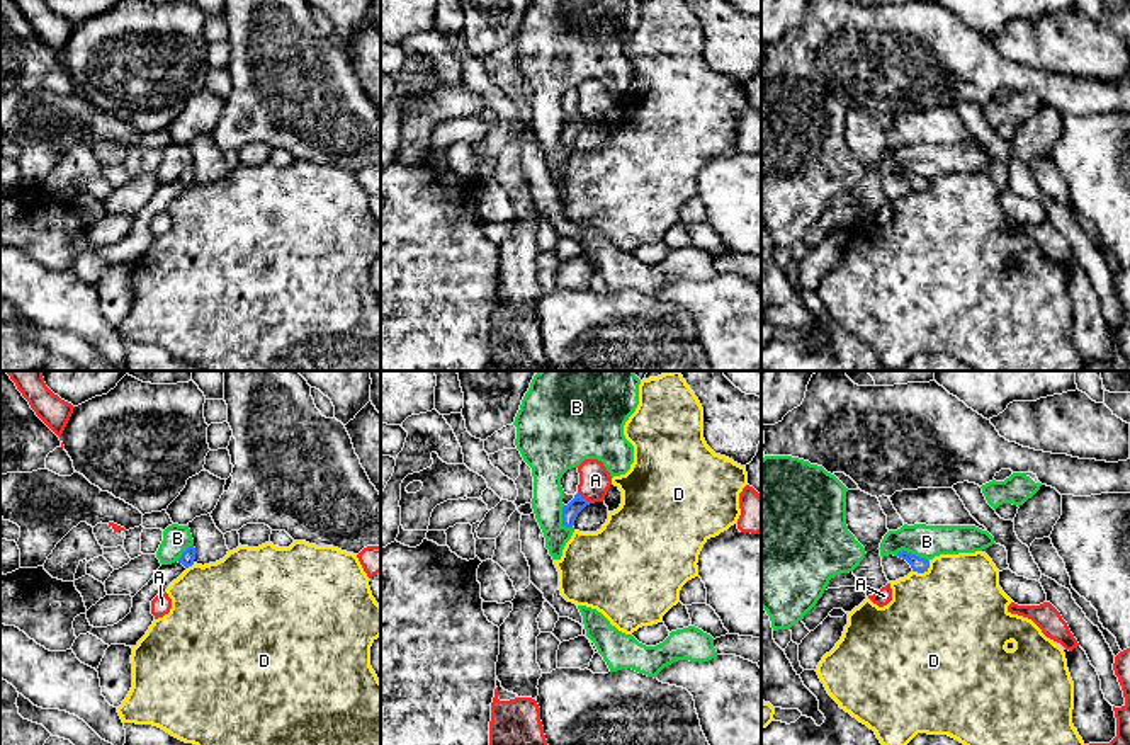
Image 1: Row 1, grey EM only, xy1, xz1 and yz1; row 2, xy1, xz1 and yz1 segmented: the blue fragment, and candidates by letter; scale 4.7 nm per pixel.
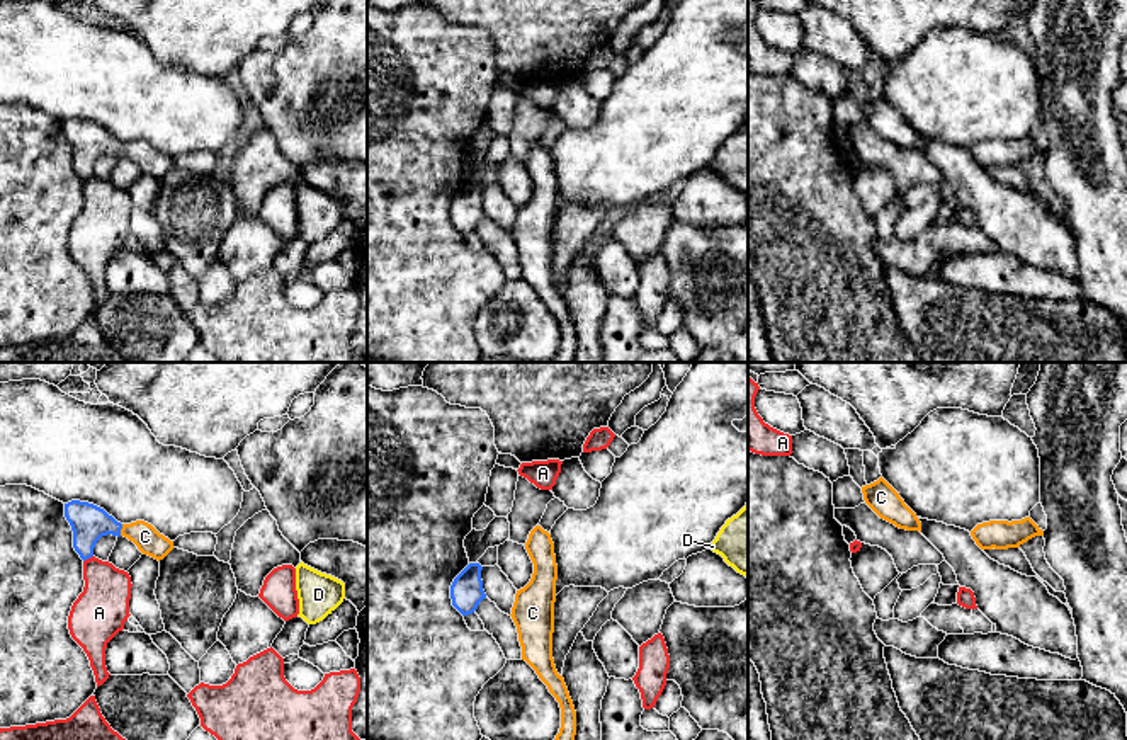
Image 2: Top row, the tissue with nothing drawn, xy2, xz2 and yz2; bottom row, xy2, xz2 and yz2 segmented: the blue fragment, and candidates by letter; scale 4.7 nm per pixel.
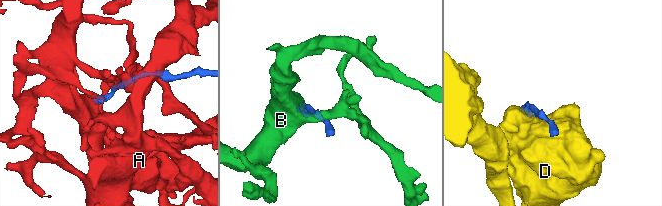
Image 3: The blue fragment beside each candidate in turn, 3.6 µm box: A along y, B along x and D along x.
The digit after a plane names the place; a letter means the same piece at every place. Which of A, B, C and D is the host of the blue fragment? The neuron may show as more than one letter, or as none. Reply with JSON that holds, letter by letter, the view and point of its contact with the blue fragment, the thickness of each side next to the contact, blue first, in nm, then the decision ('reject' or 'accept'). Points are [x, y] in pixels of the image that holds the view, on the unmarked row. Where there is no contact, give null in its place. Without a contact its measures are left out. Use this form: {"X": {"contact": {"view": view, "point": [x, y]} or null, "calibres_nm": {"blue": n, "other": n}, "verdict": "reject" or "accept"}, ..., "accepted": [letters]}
{"A": {"contact": {"view": "xz1", "point": [585, 118]}, "calibres_nm": {"blue": 80, "other": 150}, "verdict": "reject"}, "B": {"contact": {"view": "yz1", "point": [913, 174]}, "calibres_nm": {"blue": 70, "other": 160}, "verdict": "reject"}, "C": {"contact": {"view": "xy2", "point": [121, 147]}, "calibres_nm": {"blue": 180, "other": 120}, "verdict": "accept"}, "D": {"contact": {"view": "yz1", "point": [923, 191]}, "calibres_nm": {"blue": 70, "other": 500}, "verdict": "reject"}, "accepted": ["C"]}

